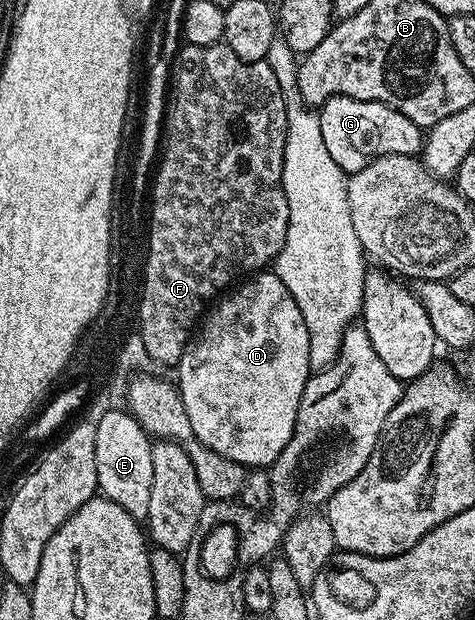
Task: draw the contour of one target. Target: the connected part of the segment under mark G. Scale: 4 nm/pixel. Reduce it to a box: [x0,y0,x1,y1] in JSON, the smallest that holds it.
[317,96,424,175]

